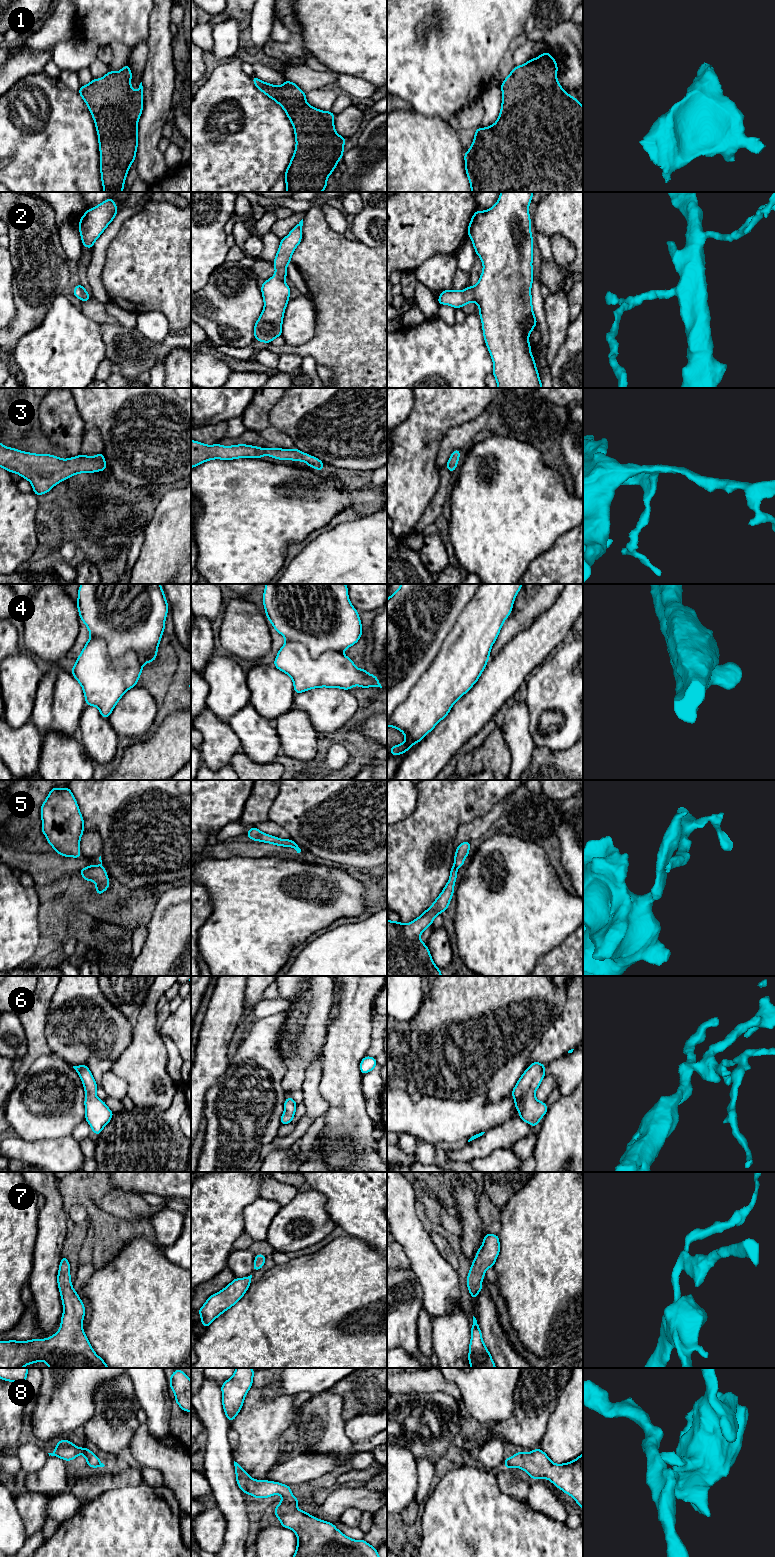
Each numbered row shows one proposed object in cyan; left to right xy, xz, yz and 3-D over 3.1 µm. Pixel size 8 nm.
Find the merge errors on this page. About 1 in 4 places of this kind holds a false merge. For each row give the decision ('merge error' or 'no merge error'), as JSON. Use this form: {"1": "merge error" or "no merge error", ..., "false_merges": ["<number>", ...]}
{"1": "no merge error", "2": "no merge error", "3": "no merge error", "4": "merge error", "5": "merge error", "6": "no merge error", "7": "no merge error", "8": "no merge error", "false_merges": ["4", "5"]}

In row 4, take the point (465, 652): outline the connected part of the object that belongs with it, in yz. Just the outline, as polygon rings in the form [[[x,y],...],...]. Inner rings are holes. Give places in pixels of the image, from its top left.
[[[482,584],[478,589],[446,637],[436,659],[416,683],[408,699],[387,720],[387,727],[400,730],[406,737],[403,743],[390,748],[391,755],[405,753],[420,742],[448,715],[455,702],[478,681],[489,660],[492,645],[506,618],[511,614],[521,587],[522,584]]]

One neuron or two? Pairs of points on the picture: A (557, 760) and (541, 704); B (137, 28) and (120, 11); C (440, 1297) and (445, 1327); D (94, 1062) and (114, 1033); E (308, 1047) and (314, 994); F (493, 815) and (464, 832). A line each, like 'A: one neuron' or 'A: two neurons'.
A: two neurons
B: one neuron
C: two neurons
D: two neurons
E: one neuron
F: one neuron

